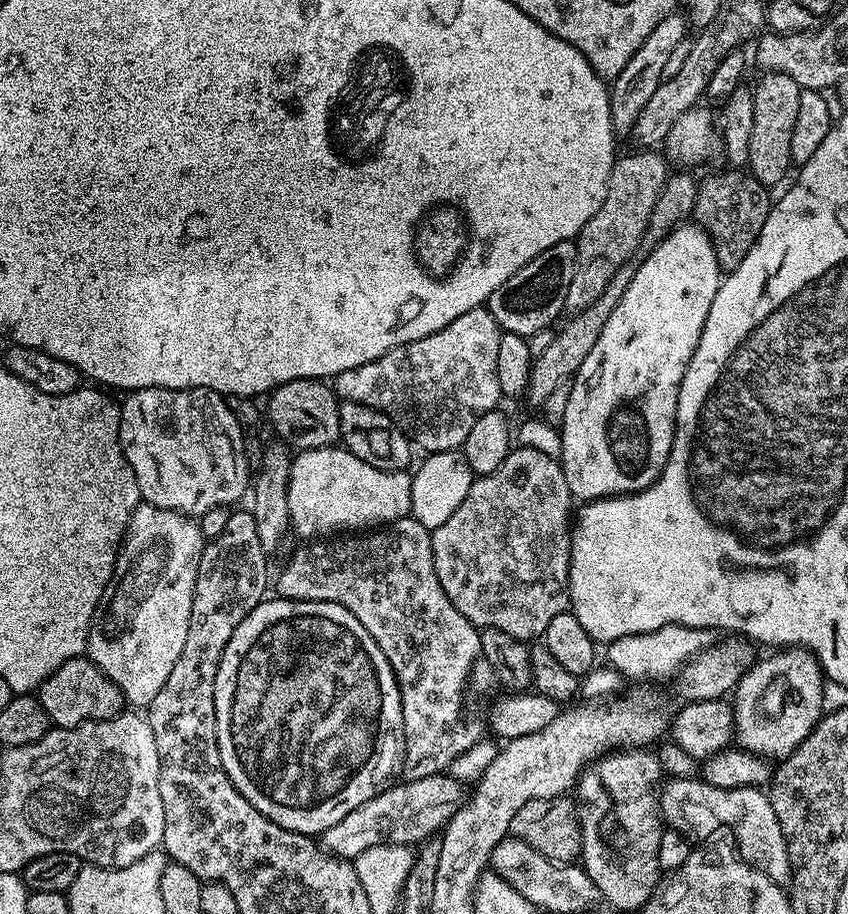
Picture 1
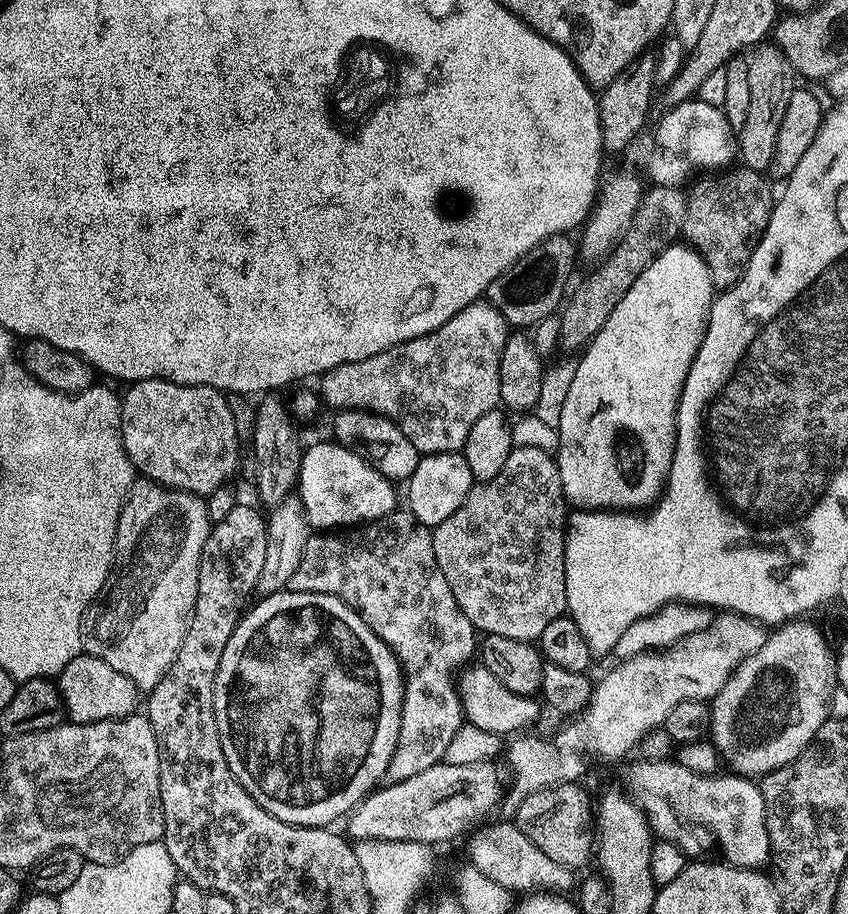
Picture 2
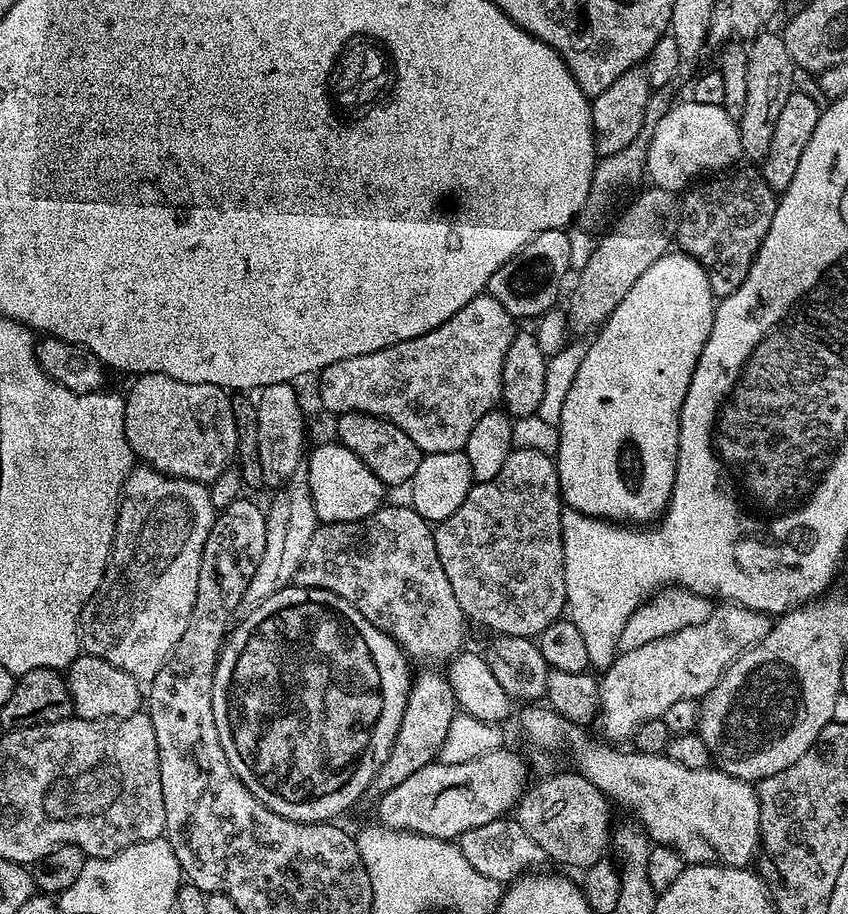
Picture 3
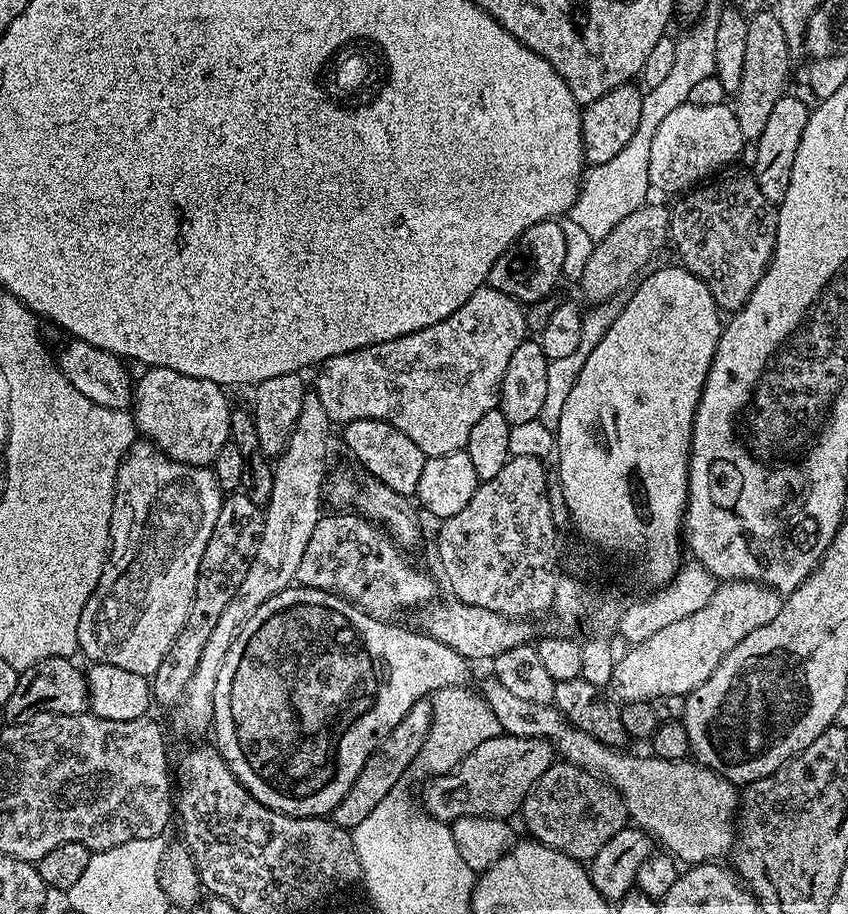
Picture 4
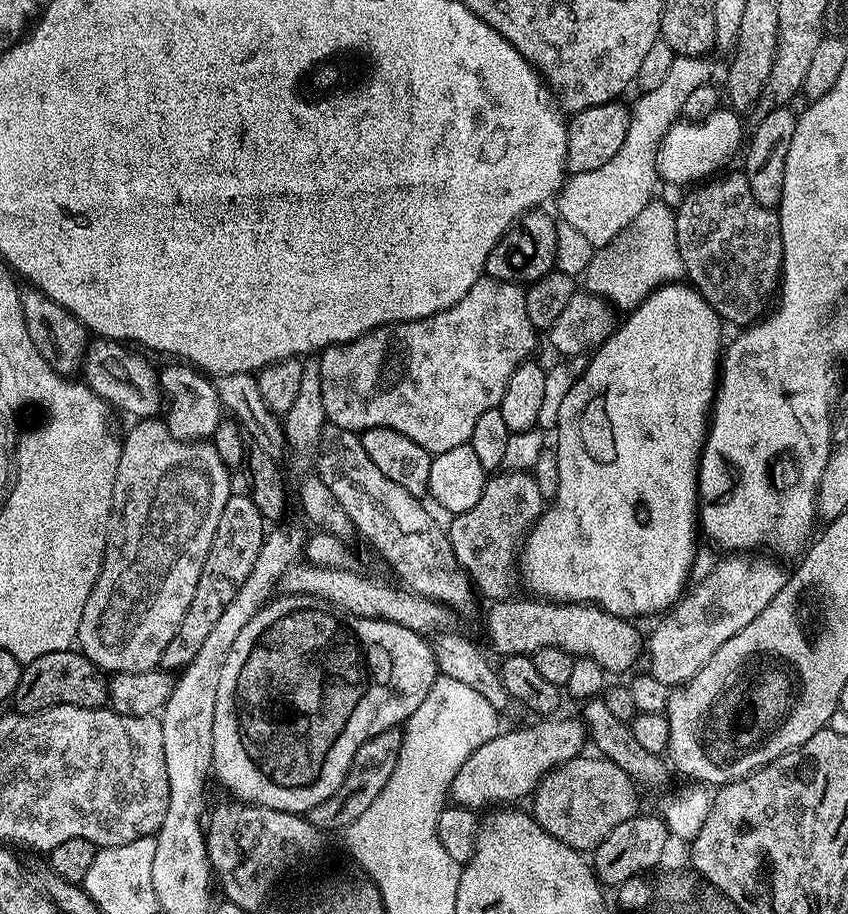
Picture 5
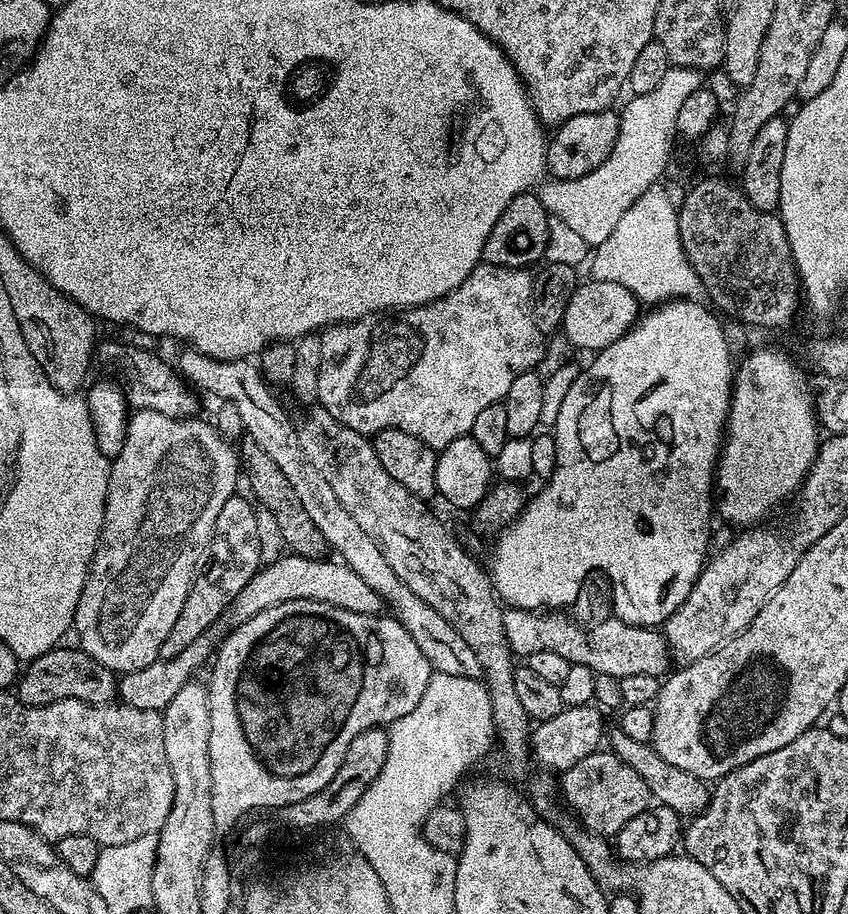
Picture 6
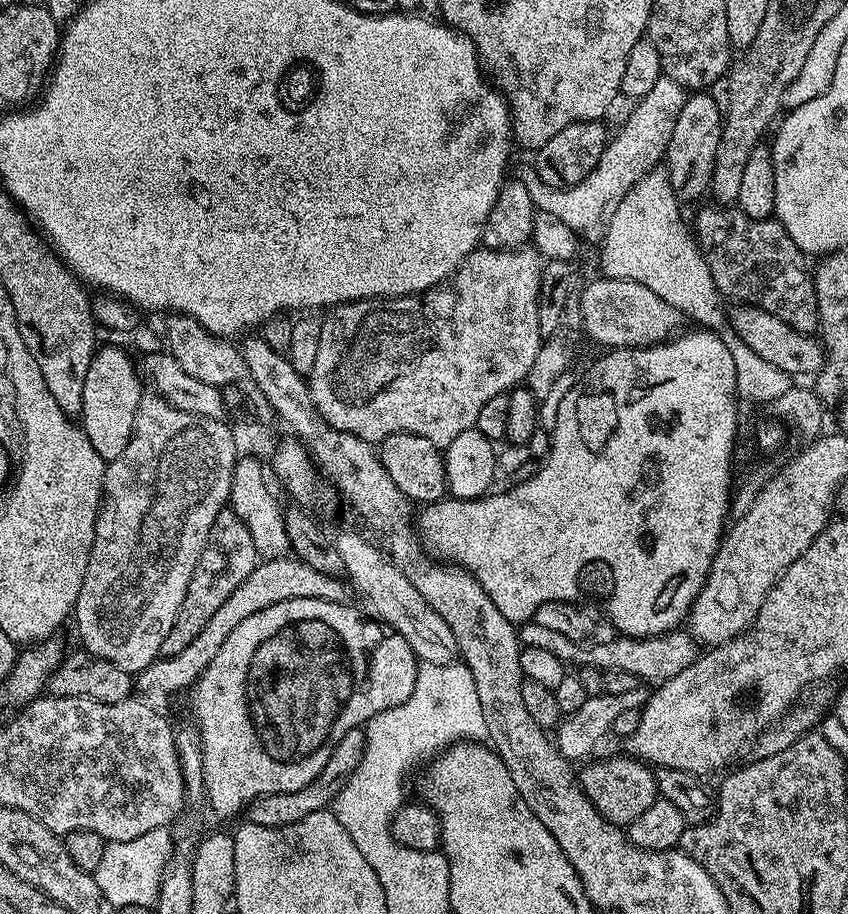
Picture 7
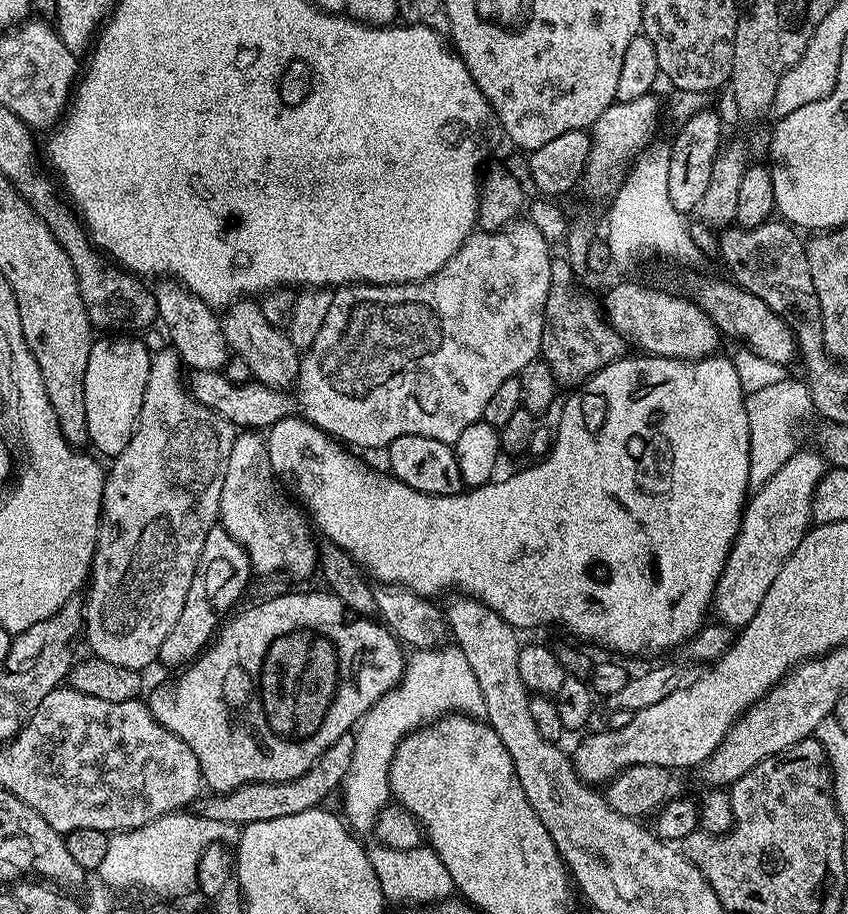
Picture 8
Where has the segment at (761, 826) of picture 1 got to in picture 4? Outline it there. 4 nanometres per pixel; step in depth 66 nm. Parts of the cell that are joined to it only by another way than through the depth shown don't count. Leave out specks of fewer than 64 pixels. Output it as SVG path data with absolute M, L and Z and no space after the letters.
M494 678L487 679L481 682L479 691L490 710L494 710L501 733L548 740L565 761L601 780L607 780L624 800L628 820L659 843L661 840L665 844L661 845L677 861L684 863L685 860L688 866L707 864L719 861L719 856L727 852L729 855L733 851L738 788L732 781L722 779L703 764L661 760L653 754L631 756L628 750L606 746L598 742L598 738L590 738L590 734L573 728L552 704L525 702L511 690L506 690L502 682Z

